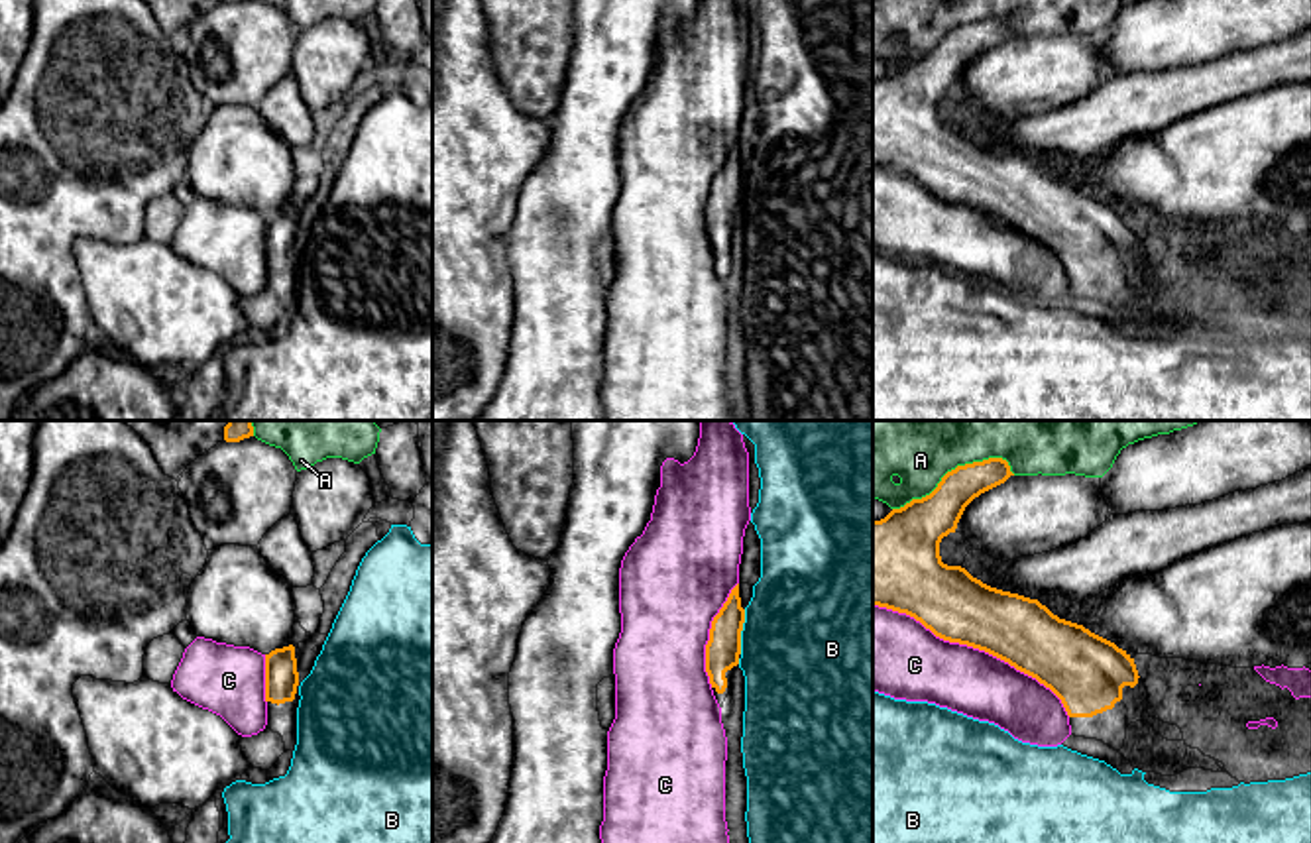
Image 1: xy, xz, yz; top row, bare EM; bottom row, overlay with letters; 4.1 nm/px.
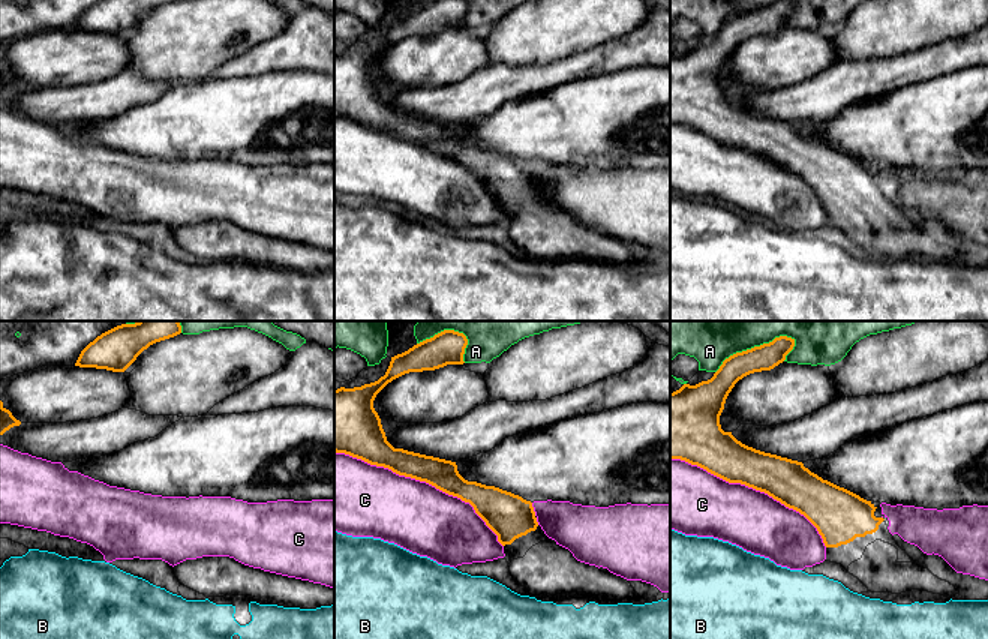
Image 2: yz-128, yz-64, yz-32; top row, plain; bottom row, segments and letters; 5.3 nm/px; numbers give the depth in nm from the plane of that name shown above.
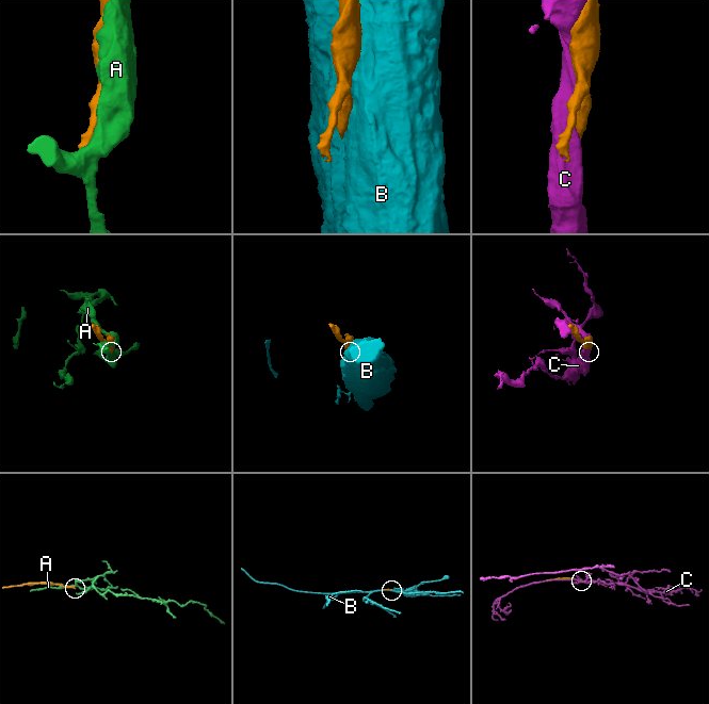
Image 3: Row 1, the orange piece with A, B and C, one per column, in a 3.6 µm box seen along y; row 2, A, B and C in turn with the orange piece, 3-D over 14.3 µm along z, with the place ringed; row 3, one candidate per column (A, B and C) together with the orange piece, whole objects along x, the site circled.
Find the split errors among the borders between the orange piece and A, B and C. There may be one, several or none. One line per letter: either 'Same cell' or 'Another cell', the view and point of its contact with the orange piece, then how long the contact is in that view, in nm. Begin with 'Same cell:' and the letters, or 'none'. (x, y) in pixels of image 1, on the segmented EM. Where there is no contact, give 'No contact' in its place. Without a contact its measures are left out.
Same cell: none
A: Another cell. Touches orange at yz (956, 468). Shared border 500 nm
B: Another cell. Touches orange at xz (741, 629). Shared border 190 nm
C: Another cell. Touches orange at yz (975, 647). Shared border 950 nm

